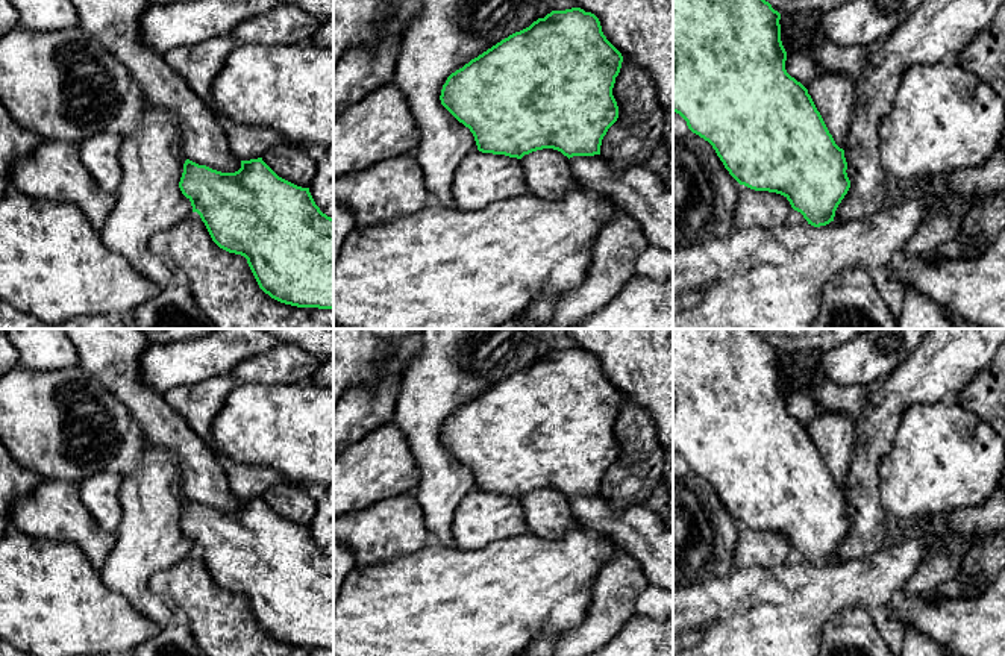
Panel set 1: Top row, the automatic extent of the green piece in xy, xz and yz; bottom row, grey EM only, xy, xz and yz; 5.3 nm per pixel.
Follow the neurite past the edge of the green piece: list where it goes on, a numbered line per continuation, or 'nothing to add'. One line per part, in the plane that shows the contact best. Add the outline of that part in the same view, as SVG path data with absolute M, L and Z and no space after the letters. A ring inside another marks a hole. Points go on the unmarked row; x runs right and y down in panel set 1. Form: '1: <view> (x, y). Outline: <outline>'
1: yz (834, 434). Outline: M825 412L816 415L806 429L835 483L846 489L855 442L855 421L843 414Z

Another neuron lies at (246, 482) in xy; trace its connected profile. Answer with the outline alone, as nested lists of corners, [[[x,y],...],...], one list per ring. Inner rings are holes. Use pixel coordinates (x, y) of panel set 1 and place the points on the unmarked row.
[[[221,453],[217,461],[227,474],[230,491],[240,500],[262,497],[270,488],[291,480],[283,474],[259,465],[240,464]]]

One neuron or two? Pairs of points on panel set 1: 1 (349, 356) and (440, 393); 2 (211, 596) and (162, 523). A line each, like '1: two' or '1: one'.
1: two
2: two

